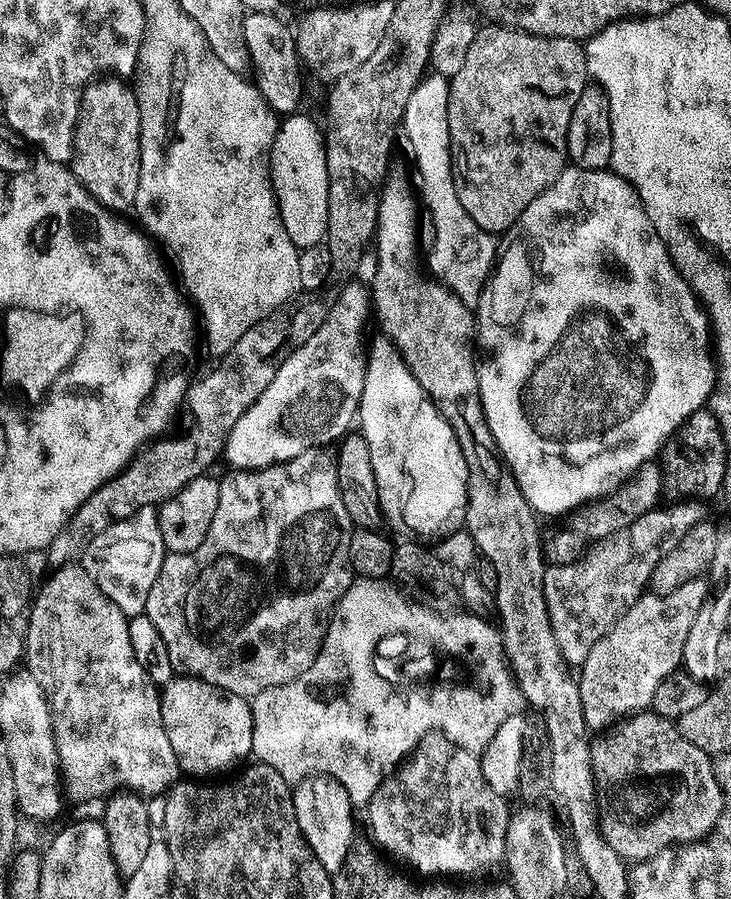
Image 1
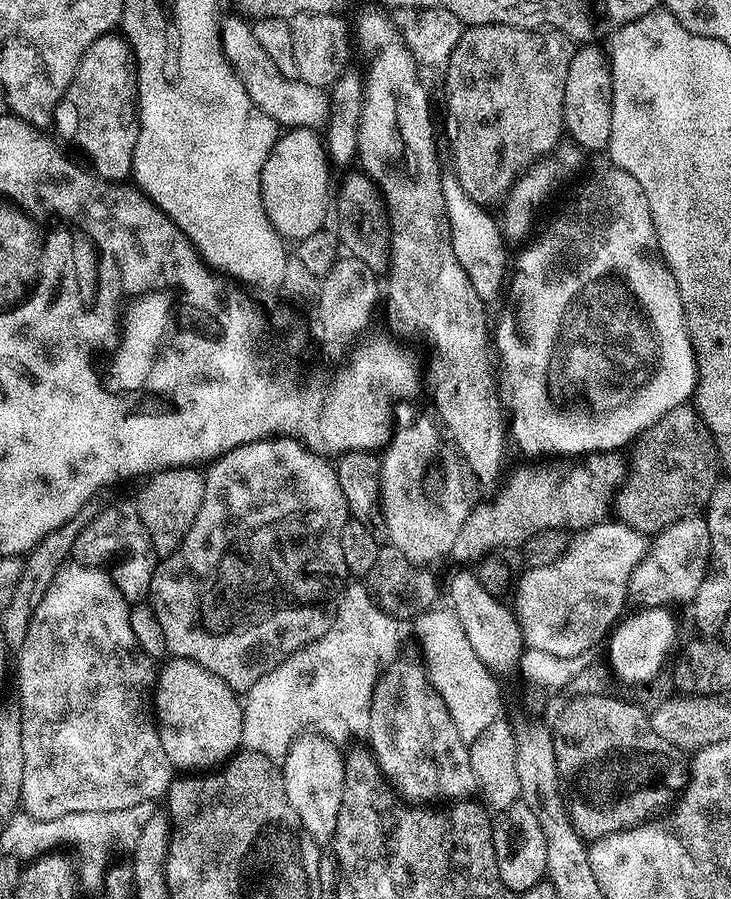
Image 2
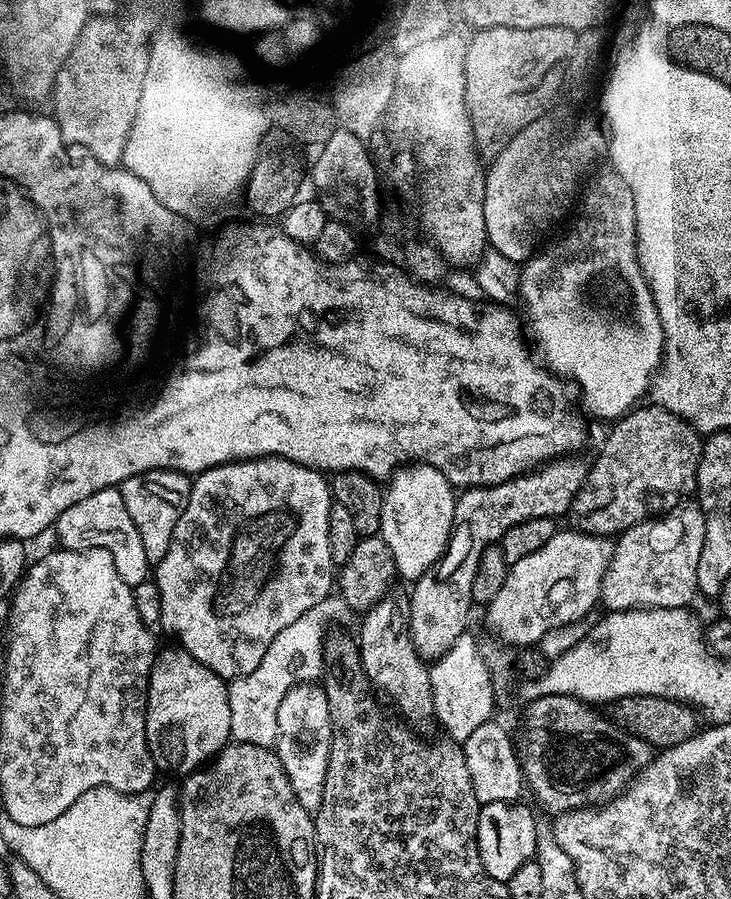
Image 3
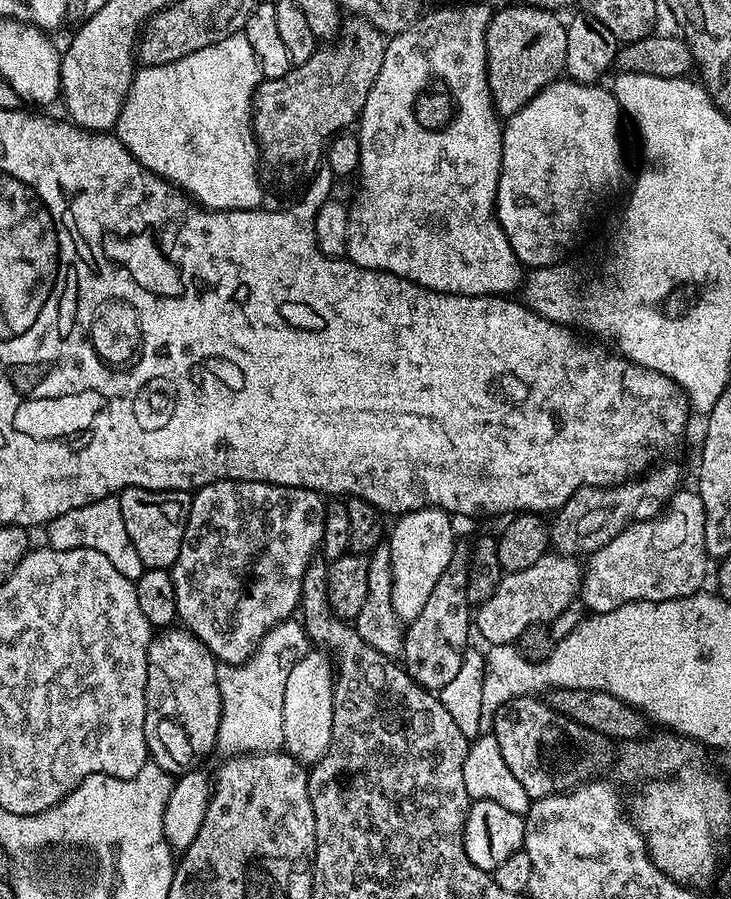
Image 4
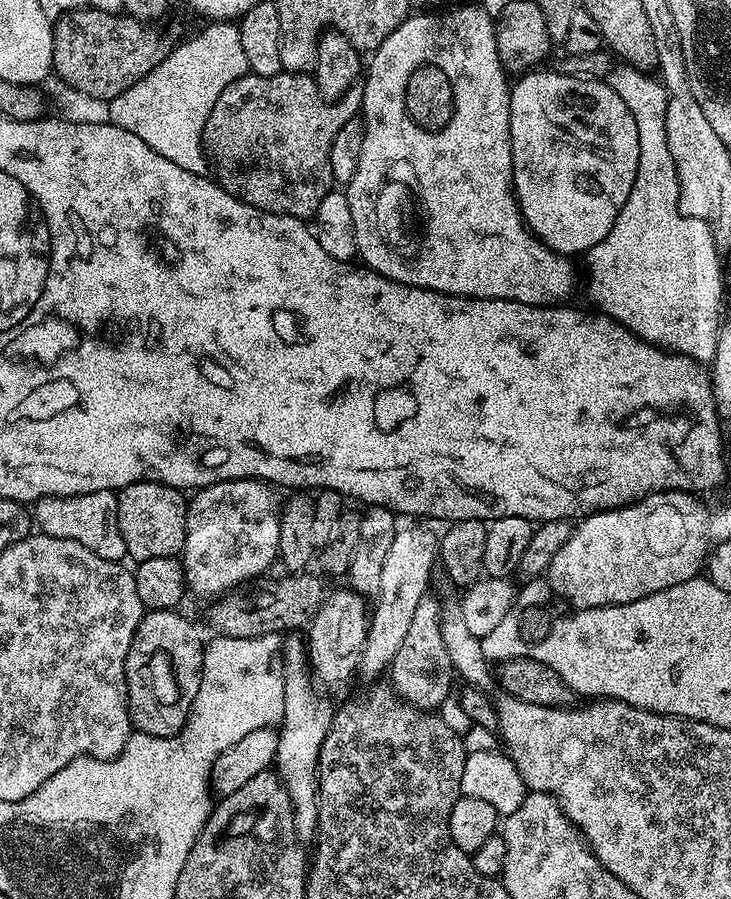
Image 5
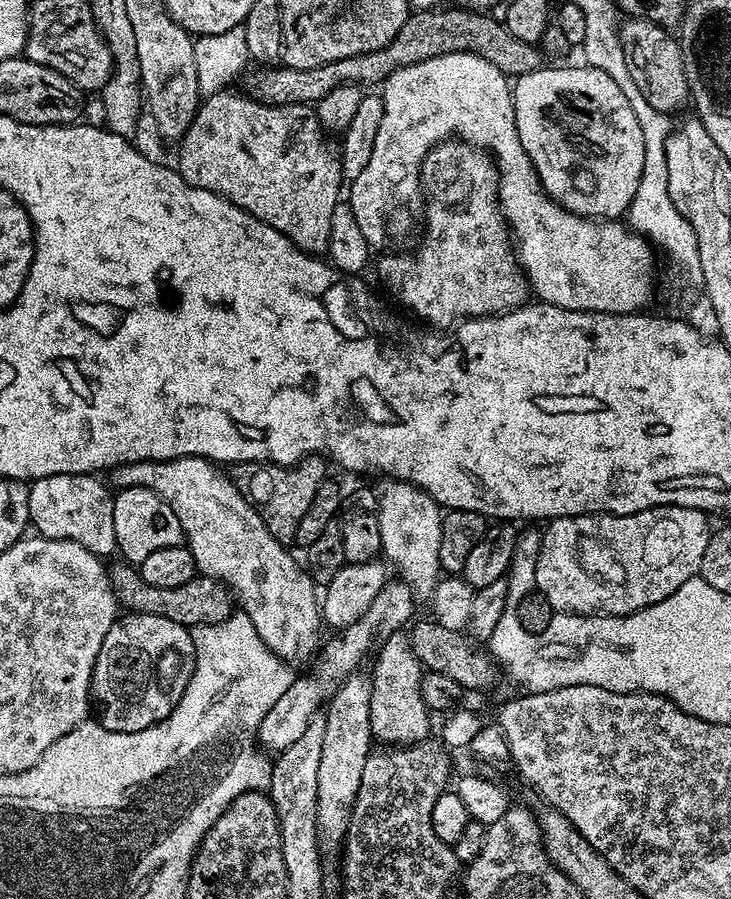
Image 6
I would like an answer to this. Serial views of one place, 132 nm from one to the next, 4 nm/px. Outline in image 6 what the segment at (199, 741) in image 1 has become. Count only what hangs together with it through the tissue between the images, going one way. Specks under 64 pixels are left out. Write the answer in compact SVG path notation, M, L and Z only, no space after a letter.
M128 612L121 615L110 626L92 671L90 696L95 707L96 704L100 707L98 723L111 732L137 732L166 719L176 703L178 685L181 683L180 656L192 656L192 635L184 625L170 622L170 618L158 618L158 614Z

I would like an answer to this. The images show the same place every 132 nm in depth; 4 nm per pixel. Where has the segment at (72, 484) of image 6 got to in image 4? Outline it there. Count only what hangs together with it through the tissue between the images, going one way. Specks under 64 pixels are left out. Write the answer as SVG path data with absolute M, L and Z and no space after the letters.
M115 495L78 506L78 510L66 510L66 514L58 514L58 518L46 525L46 532L47 547L54 550L98 550L98 554L106 554L106 558L114 562L114 570L118 570L118 574L127 580L135 582L146 571L142 558L138 558L138 550L134 550L134 542L130 542L130 534L126 534L126 522L122 522L120 501Z

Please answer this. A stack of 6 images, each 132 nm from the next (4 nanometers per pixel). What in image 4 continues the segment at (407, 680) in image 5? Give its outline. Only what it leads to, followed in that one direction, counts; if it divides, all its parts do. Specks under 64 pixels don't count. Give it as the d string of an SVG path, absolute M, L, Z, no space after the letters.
M457 550L453 552L452 561L448 563L446 570L442 570L442 578L438 578L434 585L422 614L410 621L404 633L402 666L412 675L414 682L418 682L429 692L439 693L446 682L458 675L464 657L462 650L469 647L470 605L466 598L467 577L468 552Z

